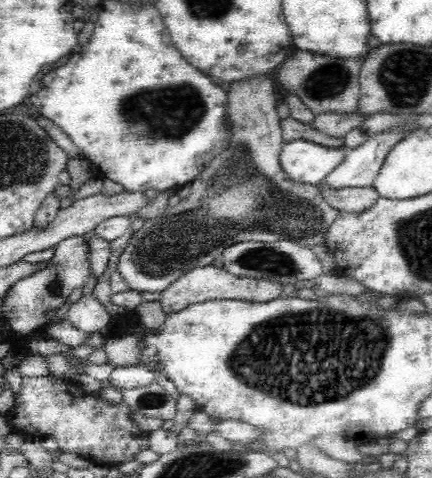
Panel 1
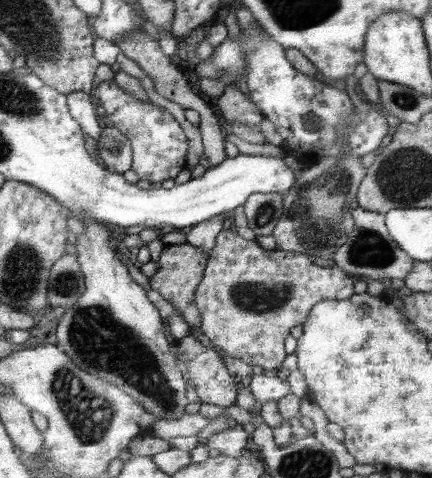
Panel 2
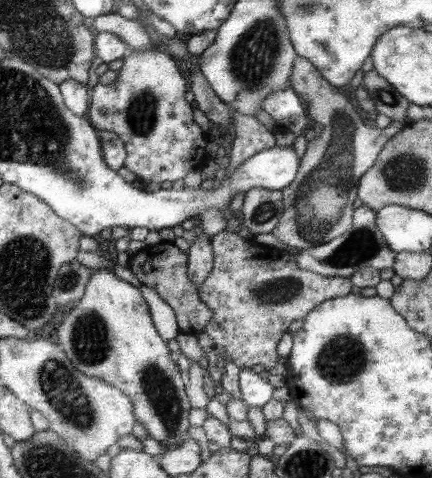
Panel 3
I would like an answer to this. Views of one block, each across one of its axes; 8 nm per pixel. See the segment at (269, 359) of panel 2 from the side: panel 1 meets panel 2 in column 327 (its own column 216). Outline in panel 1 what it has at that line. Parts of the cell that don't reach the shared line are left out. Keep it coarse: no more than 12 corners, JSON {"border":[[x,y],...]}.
{"border":[[196,268],[160,294],[164,314],[208,300],[272,302],[284,286]]}

